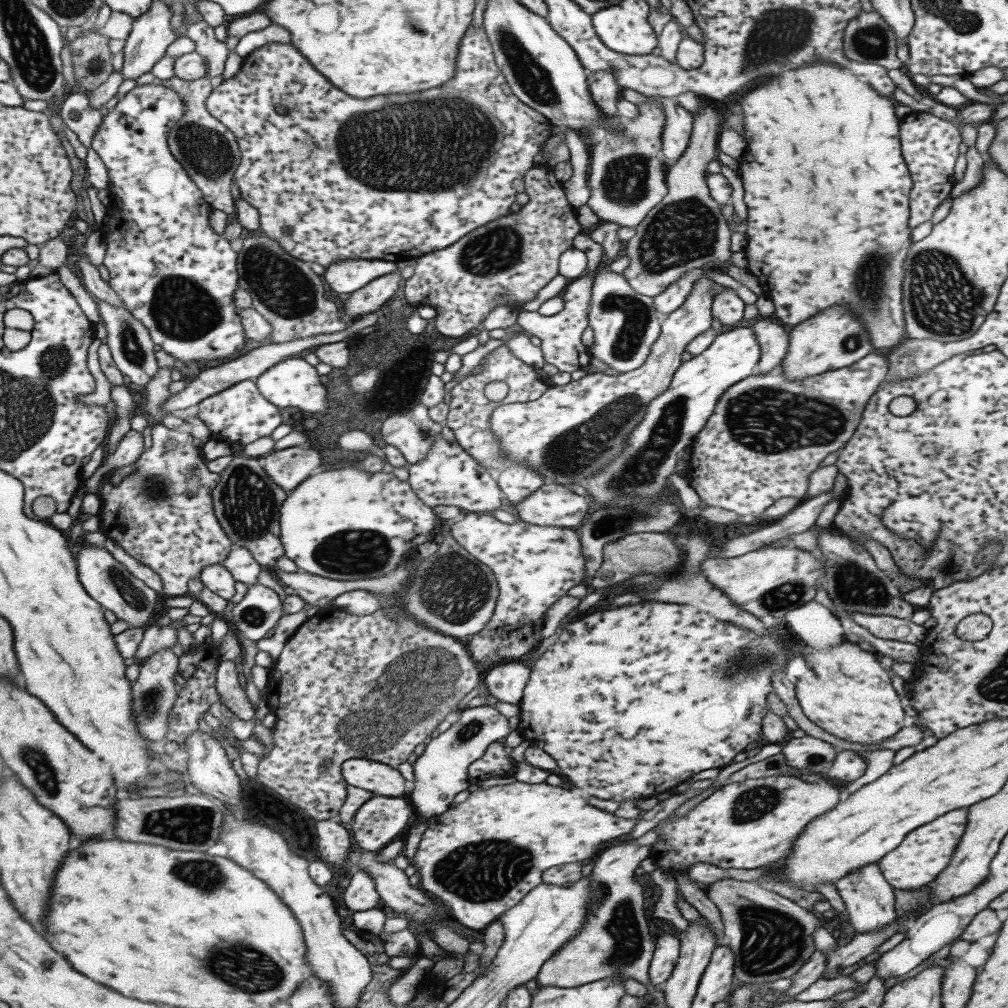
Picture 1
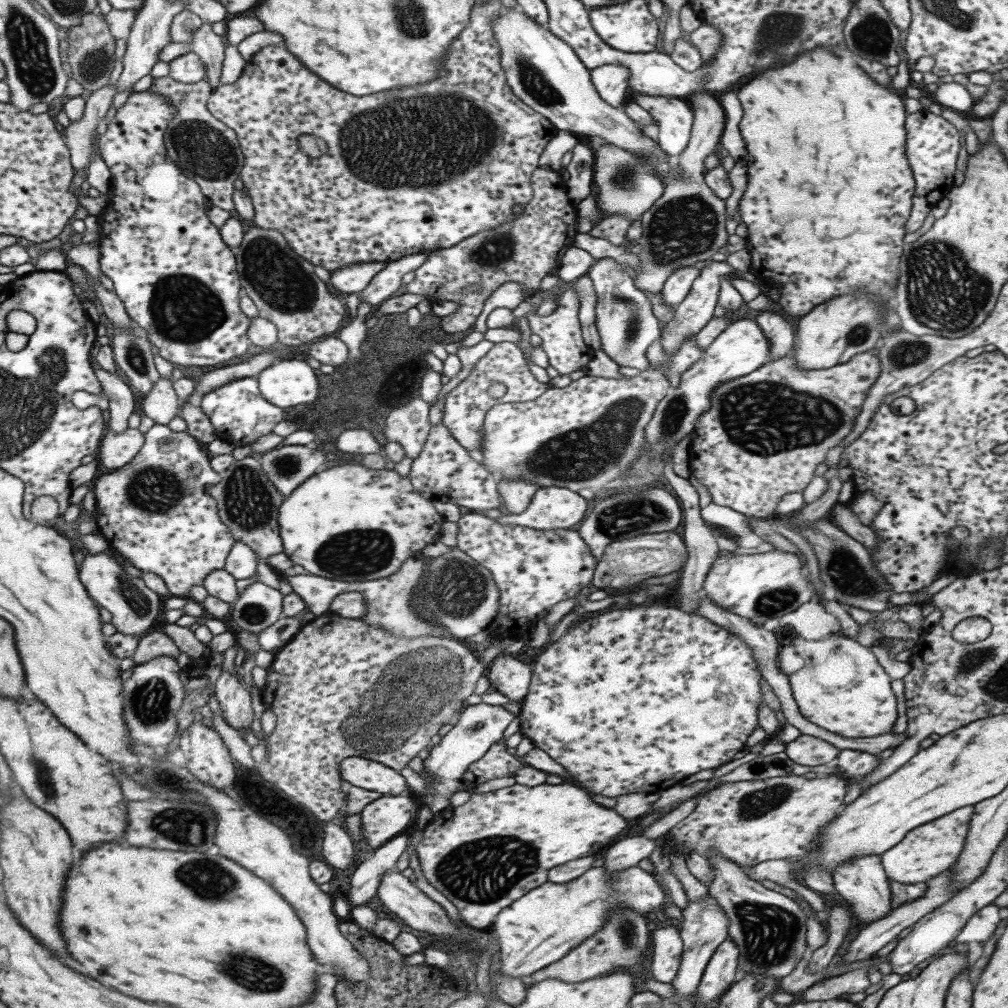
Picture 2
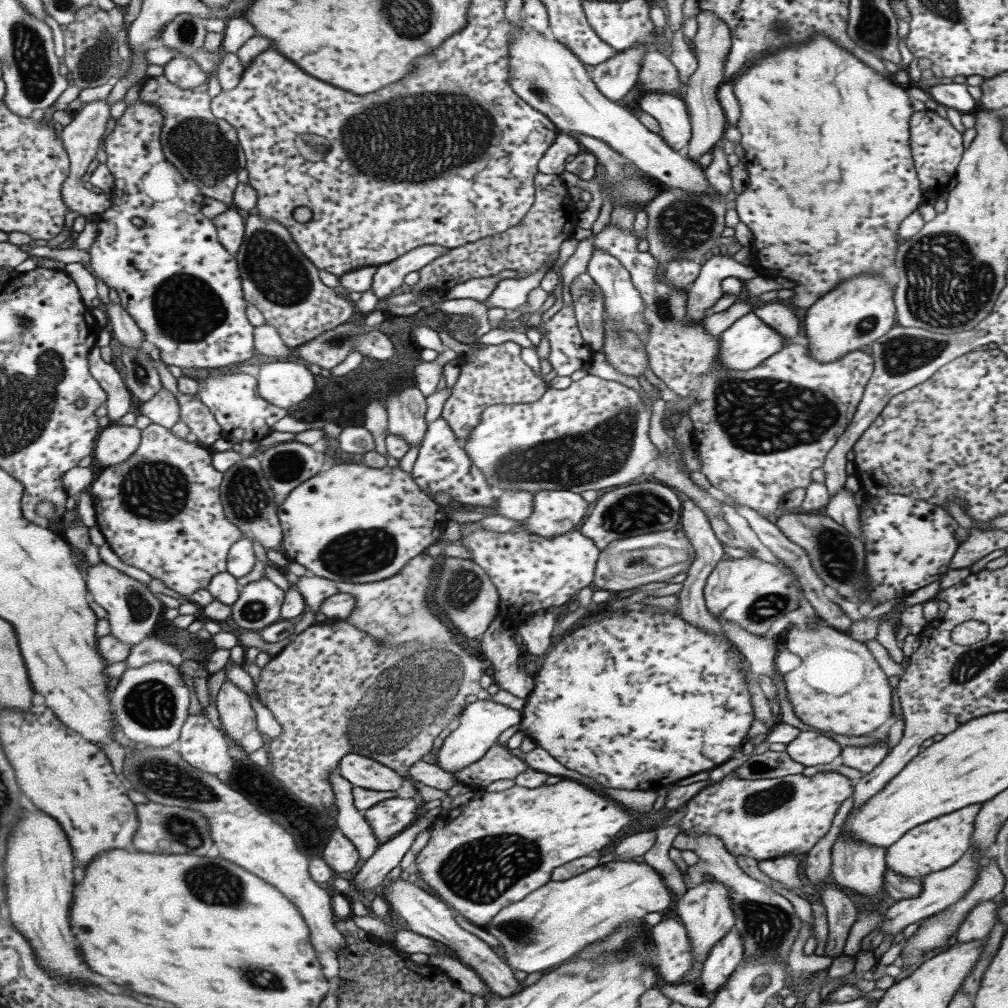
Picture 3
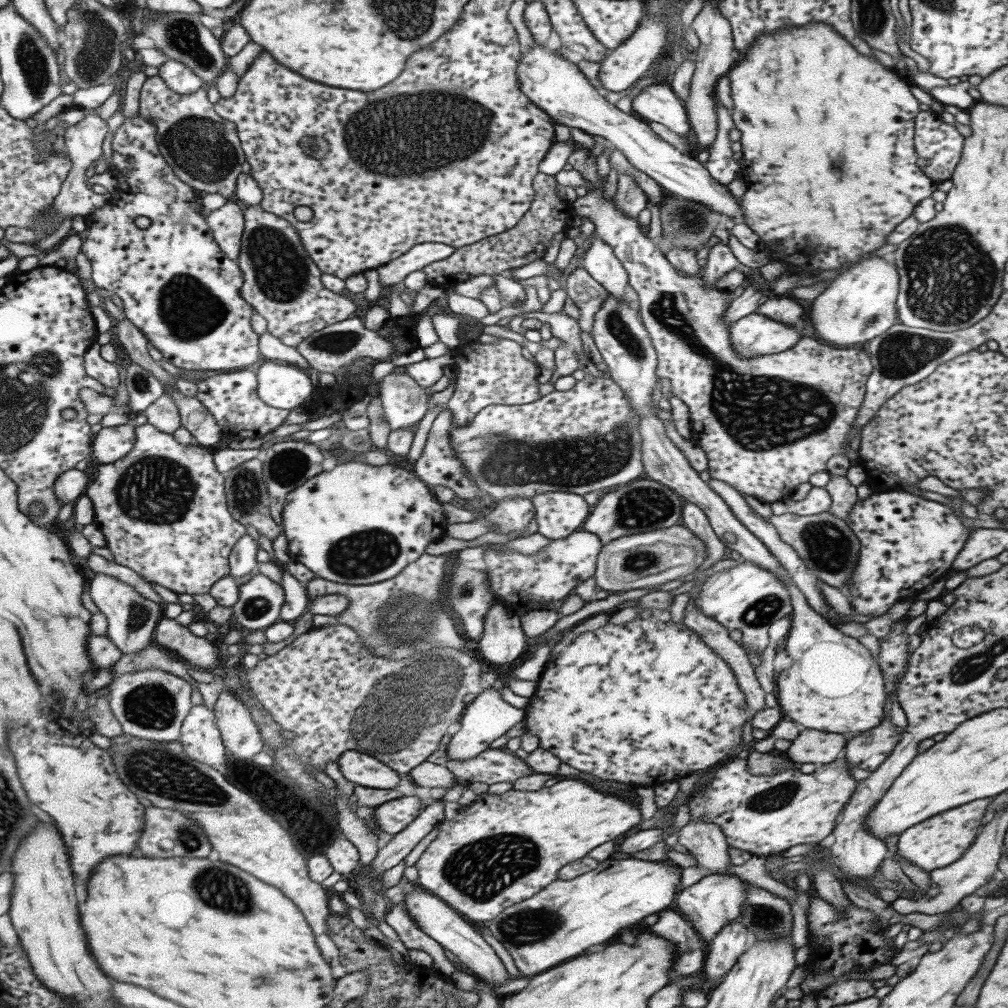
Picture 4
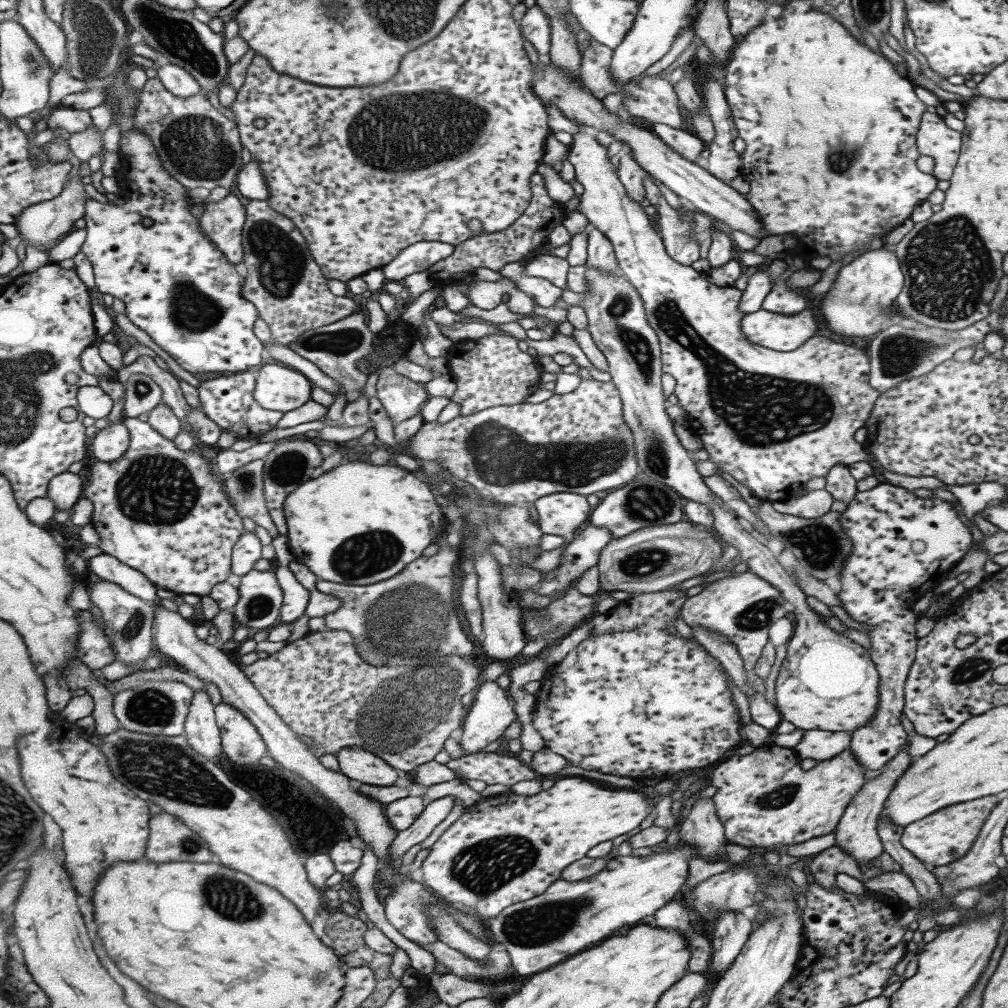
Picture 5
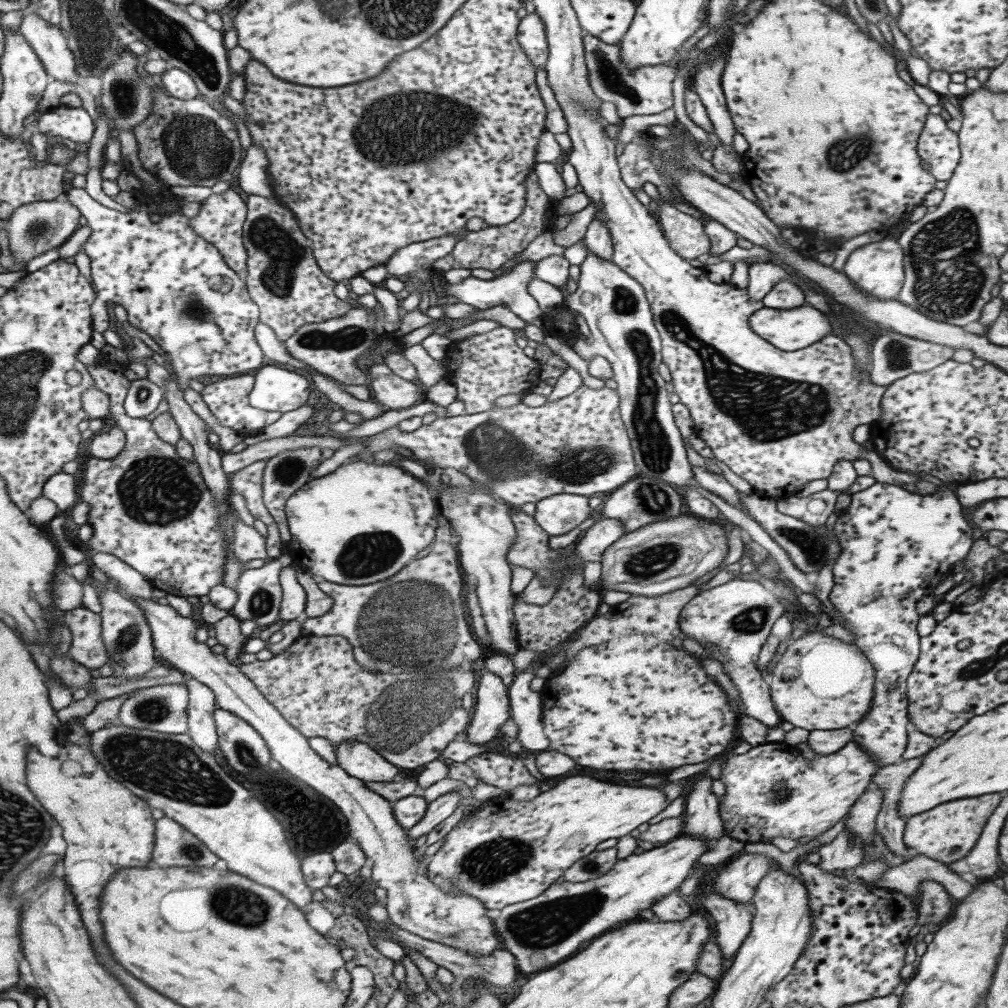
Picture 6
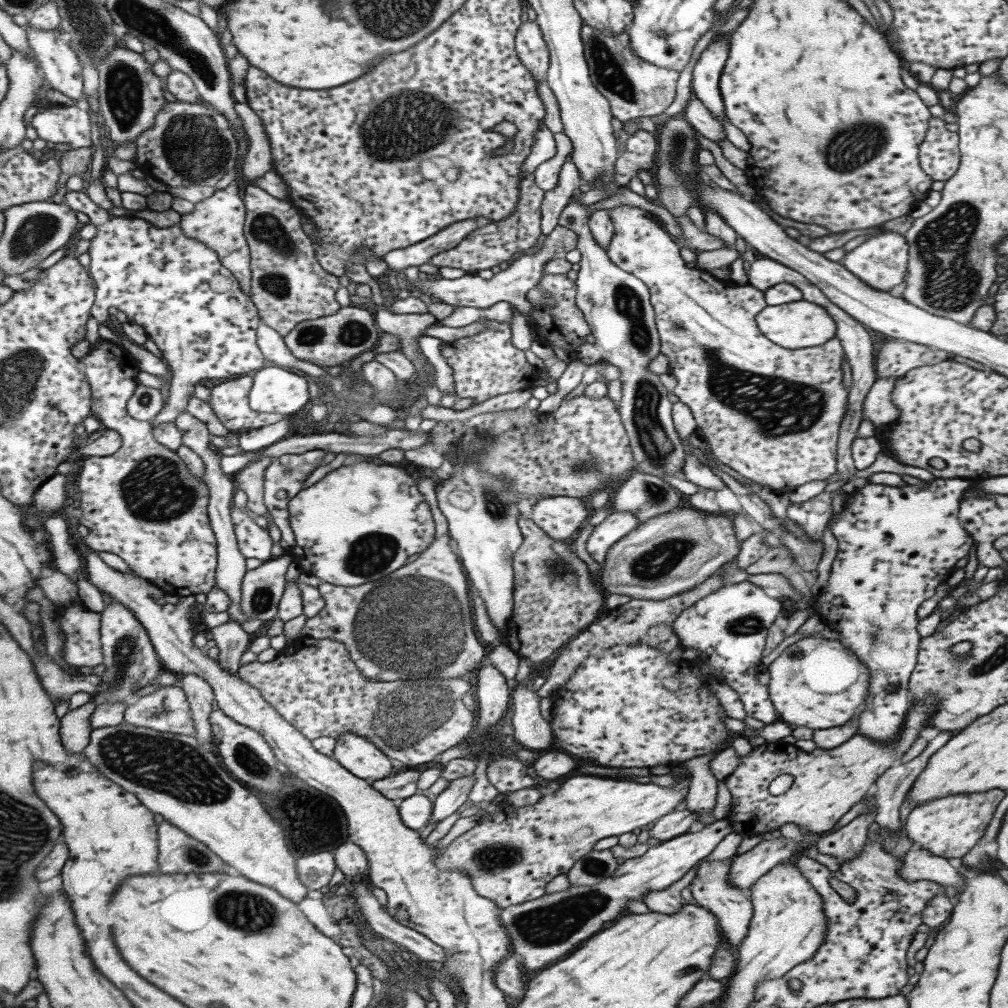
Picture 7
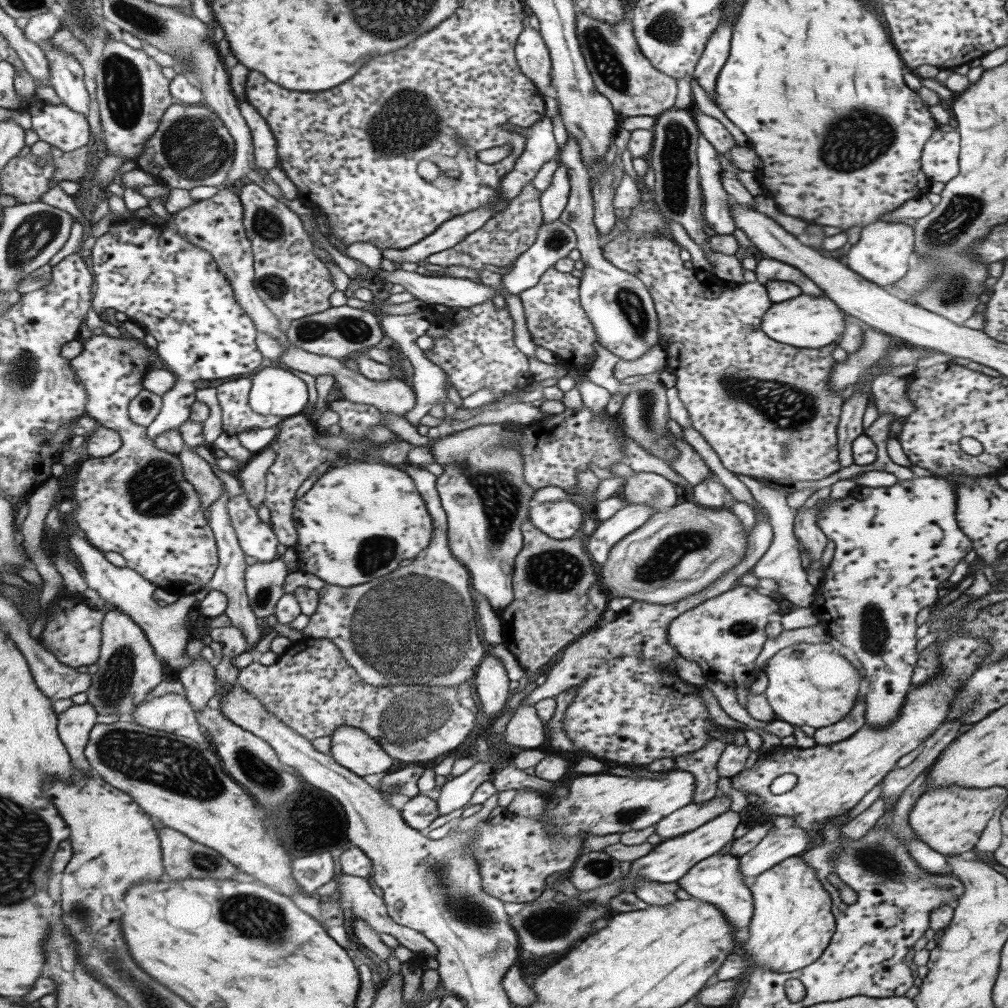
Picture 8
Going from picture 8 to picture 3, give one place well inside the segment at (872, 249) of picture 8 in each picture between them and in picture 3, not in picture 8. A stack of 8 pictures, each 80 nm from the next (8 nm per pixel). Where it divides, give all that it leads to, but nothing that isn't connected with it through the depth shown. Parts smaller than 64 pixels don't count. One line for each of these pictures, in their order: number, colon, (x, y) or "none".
3: (851, 316)
4: (858, 305)
5: (857, 305)
6: (876, 269)
7: (879, 261)

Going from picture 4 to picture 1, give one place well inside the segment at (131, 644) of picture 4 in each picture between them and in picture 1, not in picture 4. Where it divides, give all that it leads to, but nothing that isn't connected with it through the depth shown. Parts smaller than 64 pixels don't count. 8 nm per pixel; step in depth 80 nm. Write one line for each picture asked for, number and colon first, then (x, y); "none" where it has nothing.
1: (113, 585)
2: (135, 607)
3: (133, 609)

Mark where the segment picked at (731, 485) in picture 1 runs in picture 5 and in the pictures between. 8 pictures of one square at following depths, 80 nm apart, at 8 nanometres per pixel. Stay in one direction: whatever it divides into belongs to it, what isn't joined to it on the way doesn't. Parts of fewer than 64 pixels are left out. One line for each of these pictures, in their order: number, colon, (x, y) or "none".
2: (764, 433)
3: (760, 433)
4: (766, 424)
5: (769, 421)

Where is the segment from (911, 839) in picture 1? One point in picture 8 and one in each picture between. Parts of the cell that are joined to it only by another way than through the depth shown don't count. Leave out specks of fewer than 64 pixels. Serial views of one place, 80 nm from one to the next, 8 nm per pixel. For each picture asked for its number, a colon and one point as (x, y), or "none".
2: (927, 850)
3: (934, 845)
4: (936, 842)
5: (938, 839)
6: (946, 833)
7: (948, 827)
8: (949, 819)

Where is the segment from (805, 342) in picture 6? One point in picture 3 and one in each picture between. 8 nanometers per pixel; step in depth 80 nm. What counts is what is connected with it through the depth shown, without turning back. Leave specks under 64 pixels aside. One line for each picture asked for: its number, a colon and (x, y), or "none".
3: (747, 341)
4: (755, 334)
5: (784, 333)

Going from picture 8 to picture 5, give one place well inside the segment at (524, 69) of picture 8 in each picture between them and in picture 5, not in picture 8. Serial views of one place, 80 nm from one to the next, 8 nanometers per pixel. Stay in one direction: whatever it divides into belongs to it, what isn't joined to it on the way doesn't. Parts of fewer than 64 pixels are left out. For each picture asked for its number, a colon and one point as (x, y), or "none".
5: (534, 27)
6: (530, 36)
7: (531, 49)

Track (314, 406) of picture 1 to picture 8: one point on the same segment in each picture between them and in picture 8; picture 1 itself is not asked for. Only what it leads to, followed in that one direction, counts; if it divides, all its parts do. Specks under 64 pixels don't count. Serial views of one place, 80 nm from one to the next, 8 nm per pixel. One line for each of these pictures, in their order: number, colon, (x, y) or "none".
2: (288, 382)
3: (281, 383)
4: (279, 385)
5: (277, 387)
6: (275, 389)
7: (274, 389)
8: (274, 391)

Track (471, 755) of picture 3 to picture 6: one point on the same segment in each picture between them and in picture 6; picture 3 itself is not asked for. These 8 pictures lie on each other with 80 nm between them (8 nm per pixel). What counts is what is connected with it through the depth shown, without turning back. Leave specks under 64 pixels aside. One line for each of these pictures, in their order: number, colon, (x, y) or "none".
4: (486, 718)
5: (486, 718)
6: (491, 709)

